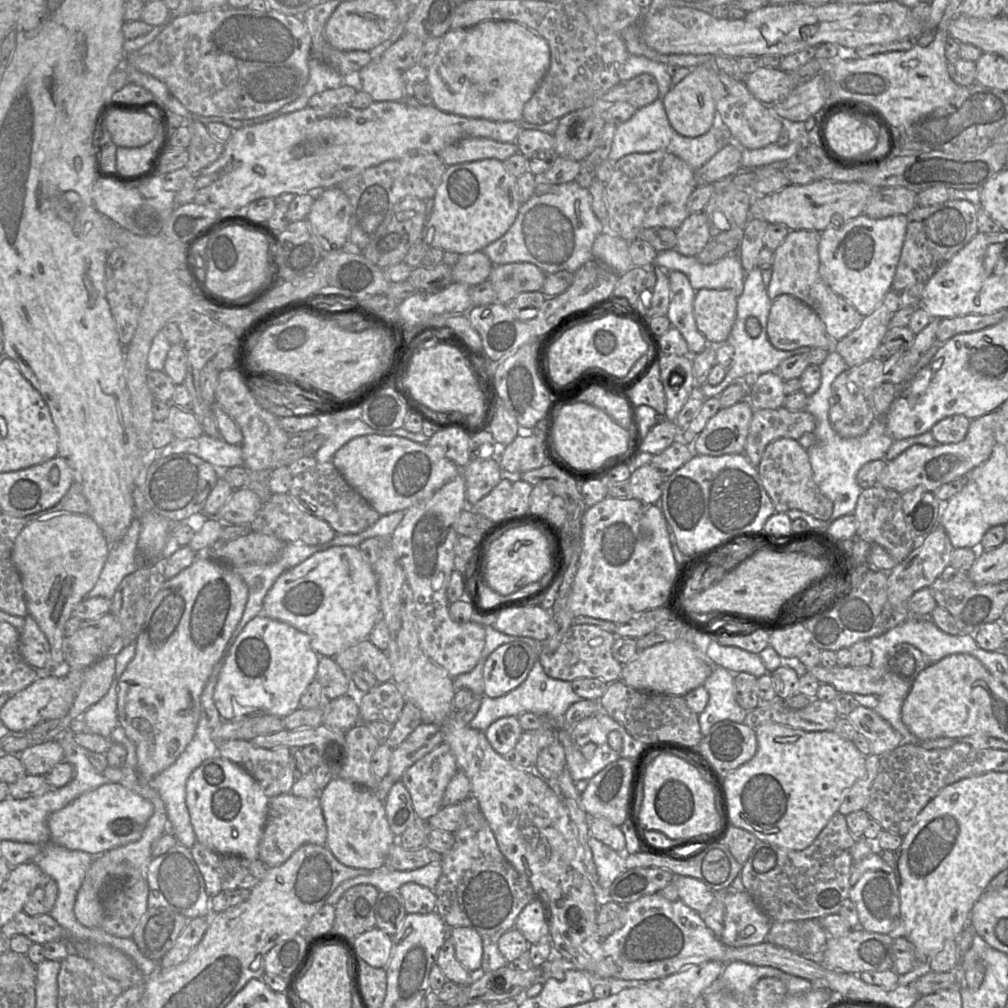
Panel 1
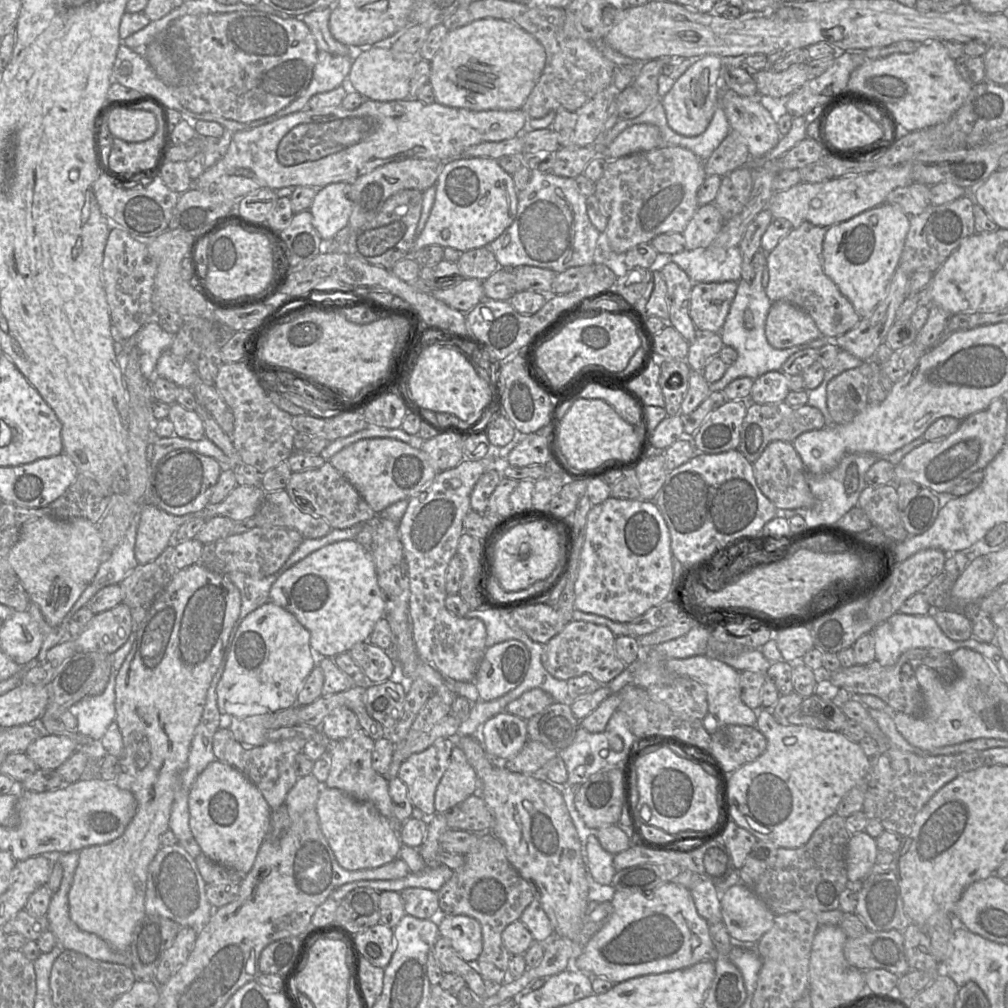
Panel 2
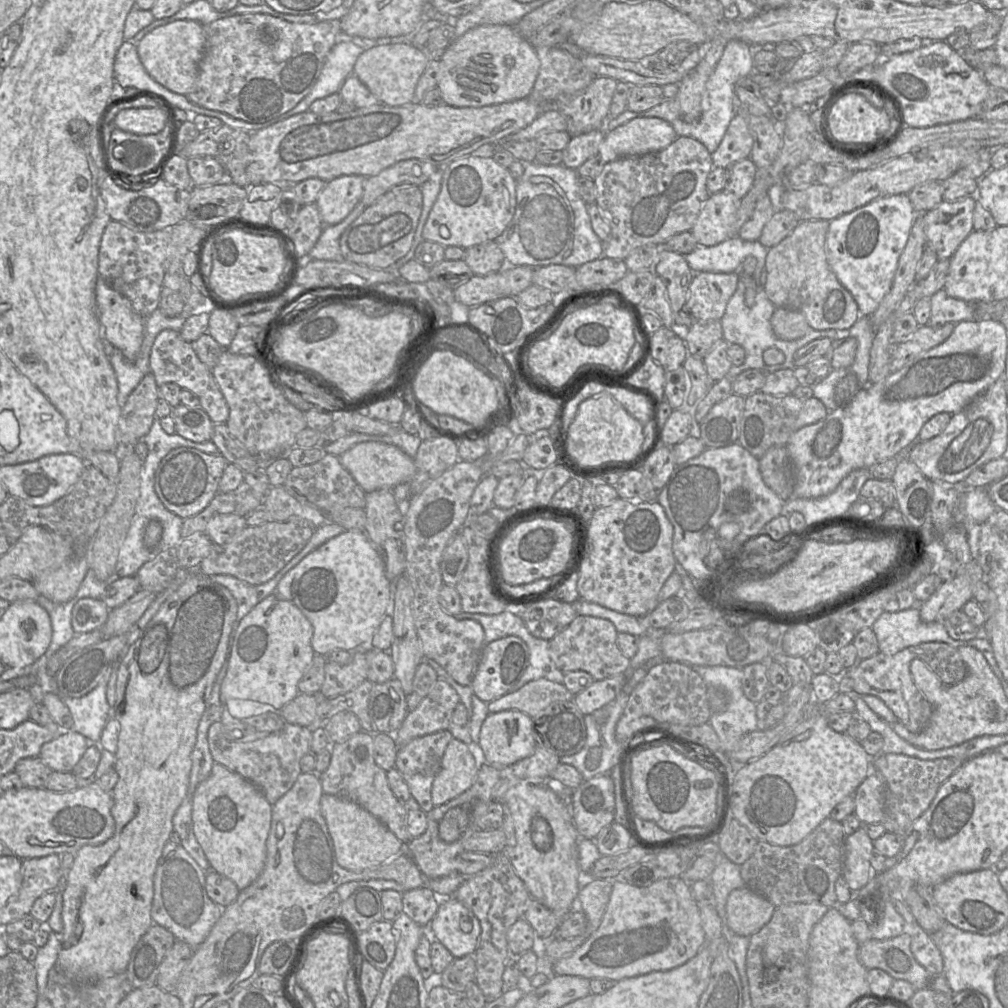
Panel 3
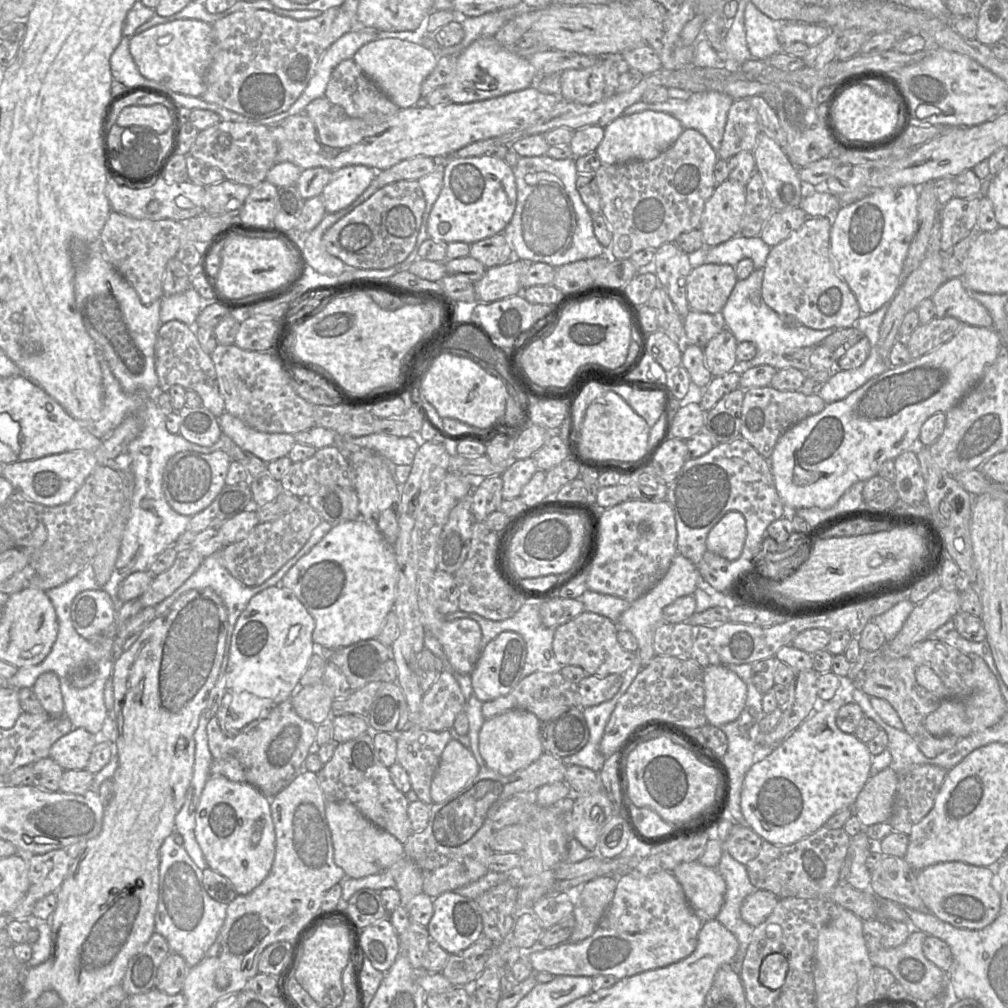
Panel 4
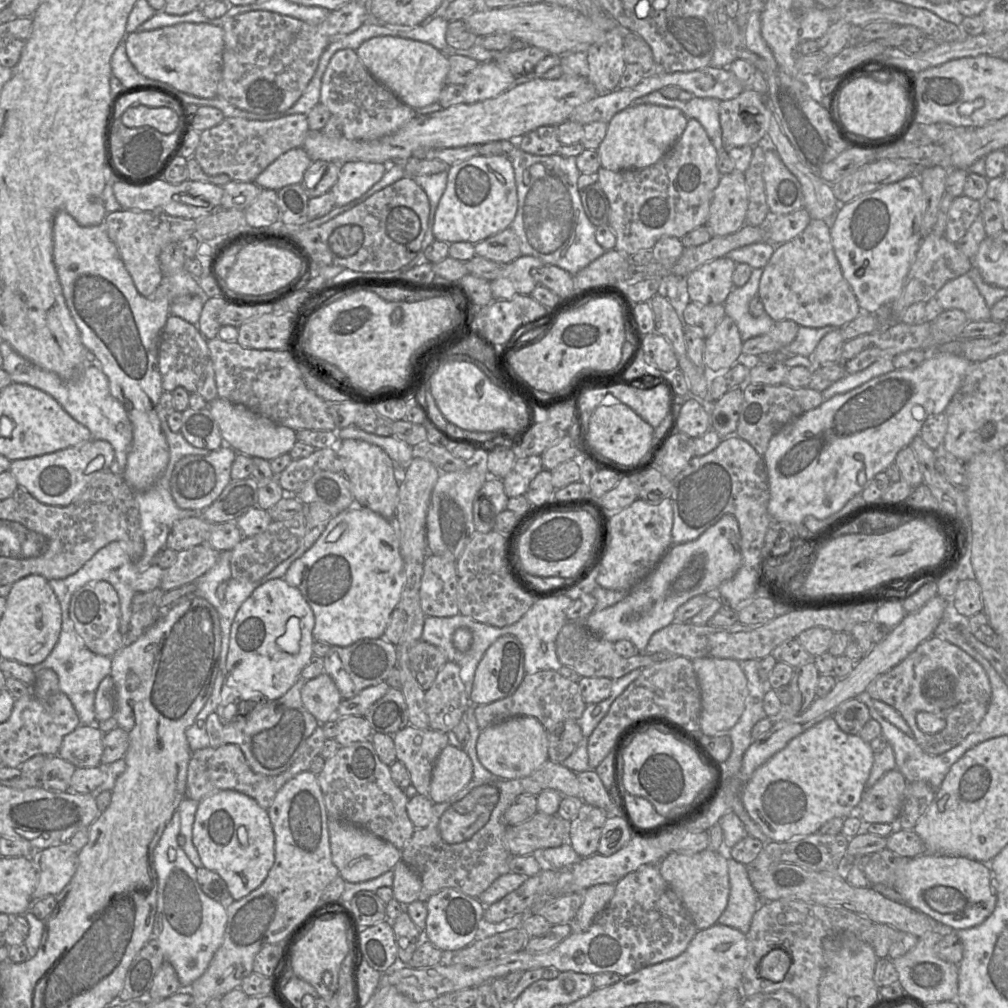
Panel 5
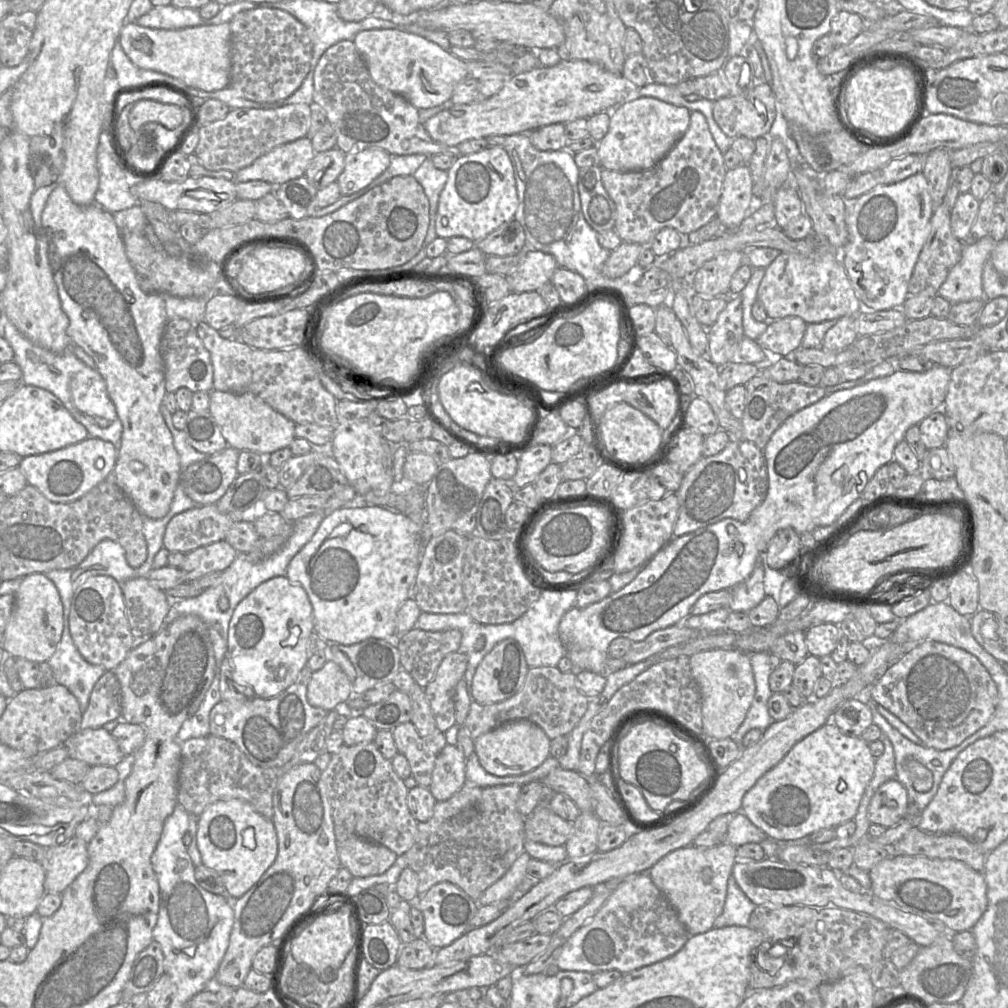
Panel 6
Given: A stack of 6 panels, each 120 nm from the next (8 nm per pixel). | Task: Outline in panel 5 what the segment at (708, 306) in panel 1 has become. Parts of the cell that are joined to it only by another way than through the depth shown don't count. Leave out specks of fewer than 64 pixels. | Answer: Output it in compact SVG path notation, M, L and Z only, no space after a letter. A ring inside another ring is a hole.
M727 256L709 261L686 277L691 302L702 305L724 304L734 288L733 273L737 263Z

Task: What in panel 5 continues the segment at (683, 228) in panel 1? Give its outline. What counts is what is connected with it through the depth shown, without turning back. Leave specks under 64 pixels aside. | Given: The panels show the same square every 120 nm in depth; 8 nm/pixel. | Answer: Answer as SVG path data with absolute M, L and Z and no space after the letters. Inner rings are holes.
M734 170L721 176L711 200L706 226L713 237L733 234L746 224L748 189L745 175Z

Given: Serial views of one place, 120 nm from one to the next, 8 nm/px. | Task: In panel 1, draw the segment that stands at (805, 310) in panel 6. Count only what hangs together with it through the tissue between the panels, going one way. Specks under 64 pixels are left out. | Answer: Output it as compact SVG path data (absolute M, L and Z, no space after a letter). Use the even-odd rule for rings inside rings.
M790 230L774 251L772 278L767 292L771 300L789 294L804 302L818 314L828 335L837 342L853 332L864 317L823 279L819 258L820 235L821 232L817 231Z

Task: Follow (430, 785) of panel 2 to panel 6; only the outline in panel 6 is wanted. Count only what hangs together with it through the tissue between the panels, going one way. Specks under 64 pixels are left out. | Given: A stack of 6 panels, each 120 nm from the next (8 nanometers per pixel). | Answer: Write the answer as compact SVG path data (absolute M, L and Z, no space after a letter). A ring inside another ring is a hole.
M411 721L398 725L392 730L392 733L398 753L403 754L409 762L411 776L414 777L419 786L428 788L432 782L432 773L436 759L447 745L445 733L437 729L431 735L421 737Z

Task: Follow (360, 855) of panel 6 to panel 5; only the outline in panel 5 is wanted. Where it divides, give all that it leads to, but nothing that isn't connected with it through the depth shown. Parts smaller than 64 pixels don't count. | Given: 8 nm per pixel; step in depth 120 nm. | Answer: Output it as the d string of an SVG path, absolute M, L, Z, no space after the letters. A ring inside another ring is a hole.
M329 817L328 829L332 862L346 882L360 883L375 879L393 870L394 866L401 861L401 850L358 826Z

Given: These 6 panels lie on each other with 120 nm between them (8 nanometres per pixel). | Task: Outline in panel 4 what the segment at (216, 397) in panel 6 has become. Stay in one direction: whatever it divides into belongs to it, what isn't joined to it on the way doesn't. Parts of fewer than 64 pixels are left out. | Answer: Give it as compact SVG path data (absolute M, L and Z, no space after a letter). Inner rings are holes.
M226 411L218 419L222 434L267 464L288 456L296 443L294 434L257 431Z

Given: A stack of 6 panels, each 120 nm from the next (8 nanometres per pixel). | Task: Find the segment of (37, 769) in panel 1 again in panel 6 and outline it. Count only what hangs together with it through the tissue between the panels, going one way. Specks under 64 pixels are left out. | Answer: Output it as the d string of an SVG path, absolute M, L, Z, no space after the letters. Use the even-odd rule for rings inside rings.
M104 727L79 730L63 745L68 750L68 758L81 760L89 766L104 765L115 767L125 757L111 732Z

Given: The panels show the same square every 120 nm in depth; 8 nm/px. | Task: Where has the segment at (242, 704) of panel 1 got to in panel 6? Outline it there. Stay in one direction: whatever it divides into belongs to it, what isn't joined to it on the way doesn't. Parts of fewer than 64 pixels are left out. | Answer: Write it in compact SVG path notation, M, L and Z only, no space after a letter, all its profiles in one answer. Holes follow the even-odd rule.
M277 576L271 578L250 592L235 608L228 630L228 654L230 664L232 666L233 677L239 684L247 684L251 686L255 695L260 698L268 699L273 698L286 690L297 679L301 670L307 666L307 661L310 657L308 651L308 643L313 628L313 610L309 601L308 595L304 588L299 583L292 583L286 576Z

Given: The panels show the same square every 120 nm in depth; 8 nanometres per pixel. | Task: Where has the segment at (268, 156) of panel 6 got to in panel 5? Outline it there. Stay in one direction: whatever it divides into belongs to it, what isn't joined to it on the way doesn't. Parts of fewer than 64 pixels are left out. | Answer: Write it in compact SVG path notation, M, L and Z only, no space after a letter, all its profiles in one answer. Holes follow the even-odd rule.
M302 147L290 149L264 169L254 183L262 189L275 191L288 185L300 184L312 162Z

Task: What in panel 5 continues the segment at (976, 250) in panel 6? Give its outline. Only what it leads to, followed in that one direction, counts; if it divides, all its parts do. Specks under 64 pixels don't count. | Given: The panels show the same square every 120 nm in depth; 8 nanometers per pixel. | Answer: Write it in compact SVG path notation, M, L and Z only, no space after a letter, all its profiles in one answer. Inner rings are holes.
M968 273L948 281L935 298L944 310L962 310L969 322L991 320L990 309Z

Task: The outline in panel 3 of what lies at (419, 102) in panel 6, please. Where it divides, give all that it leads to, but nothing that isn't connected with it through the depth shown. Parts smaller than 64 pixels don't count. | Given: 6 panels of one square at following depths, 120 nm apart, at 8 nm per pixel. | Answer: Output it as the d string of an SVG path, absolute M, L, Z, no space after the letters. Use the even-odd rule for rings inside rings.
M387 44L365 50L357 59L353 74L370 90L380 103L391 107L414 101L417 83L423 74L428 57L412 44Z

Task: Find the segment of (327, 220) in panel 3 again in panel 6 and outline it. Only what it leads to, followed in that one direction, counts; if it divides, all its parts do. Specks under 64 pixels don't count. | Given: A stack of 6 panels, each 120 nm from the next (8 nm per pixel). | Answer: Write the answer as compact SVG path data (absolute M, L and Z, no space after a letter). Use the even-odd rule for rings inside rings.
M379 148L346 154L345 167L337 178L341 196L354 194L379 177L390 165L391 156Z

